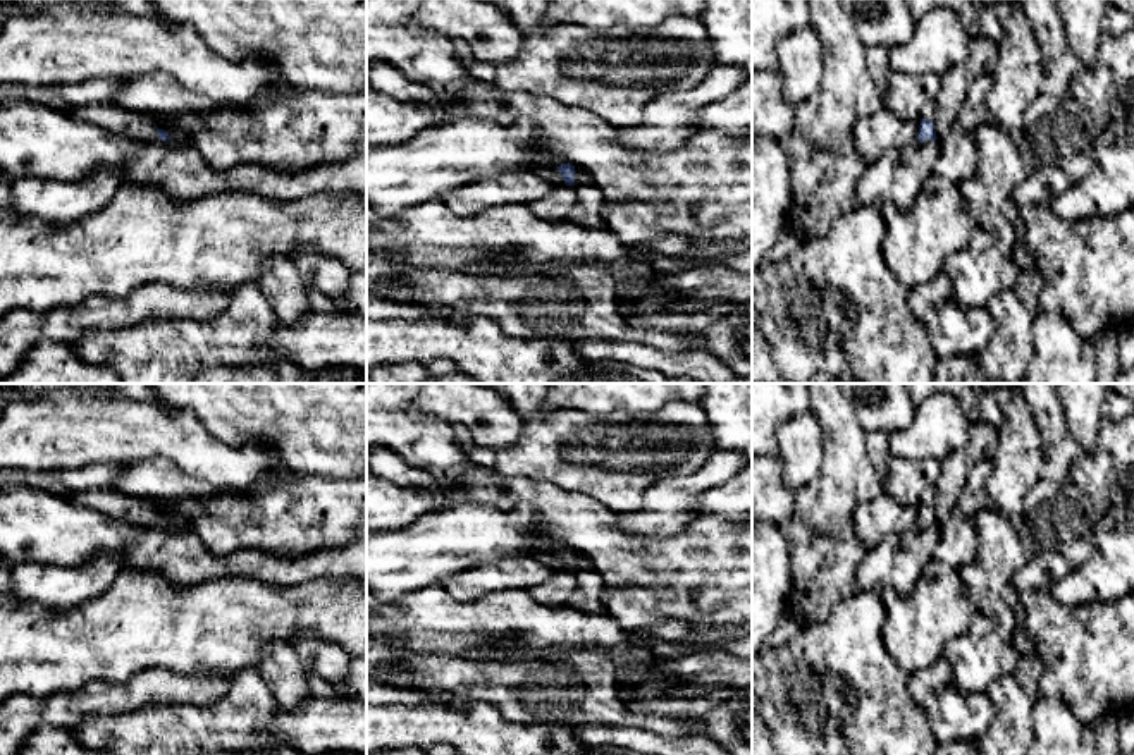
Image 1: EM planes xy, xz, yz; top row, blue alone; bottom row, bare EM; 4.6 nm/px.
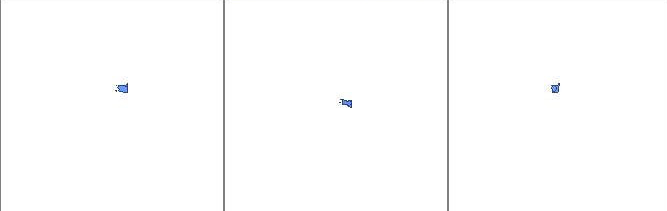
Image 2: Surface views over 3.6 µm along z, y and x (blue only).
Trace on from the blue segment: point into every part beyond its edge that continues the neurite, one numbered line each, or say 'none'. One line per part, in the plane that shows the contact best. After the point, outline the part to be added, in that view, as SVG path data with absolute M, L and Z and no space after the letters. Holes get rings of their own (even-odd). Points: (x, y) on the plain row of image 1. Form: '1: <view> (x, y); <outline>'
1: xy (116, 504); M115 487L81 490L69 494L67 499L79 506L96 509L112 519L136 526L157 526L160 523L153 509L155 500L131 497Z
2: xz (582, 561); M575 550L575 568L571 571L578 573L583 569L594 569L592 561L585 554Z

